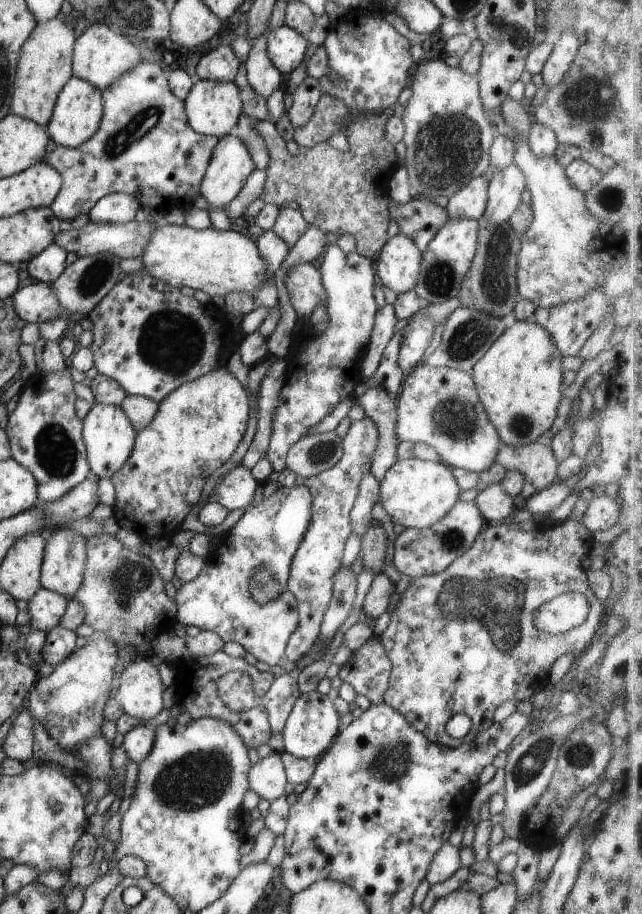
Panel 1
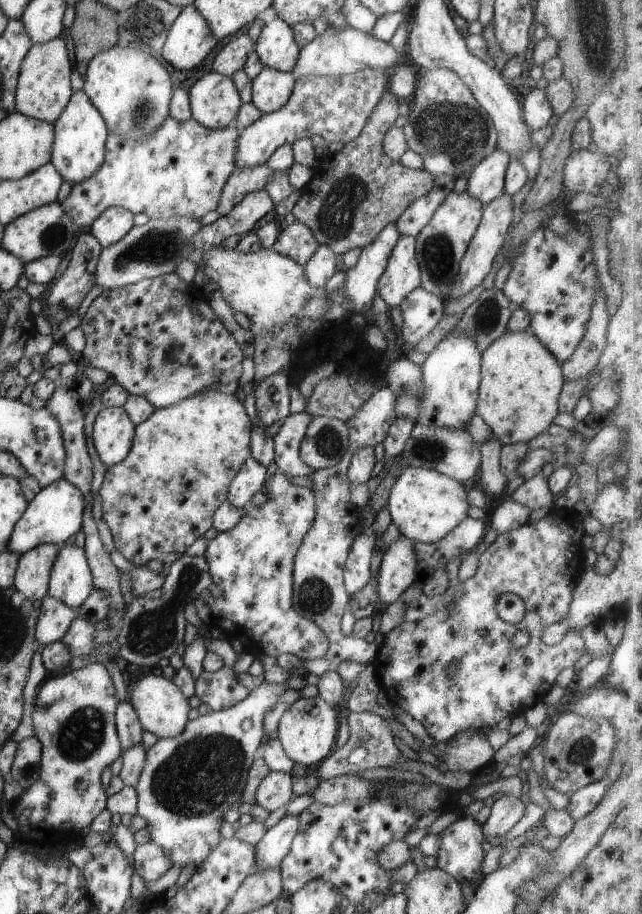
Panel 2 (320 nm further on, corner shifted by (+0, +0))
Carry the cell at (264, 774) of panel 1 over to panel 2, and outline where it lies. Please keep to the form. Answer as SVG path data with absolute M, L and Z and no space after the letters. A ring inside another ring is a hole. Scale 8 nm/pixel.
M269 771L259 782L255 791L254 802L267 812L283 806L292 797L291 777L283 771Z

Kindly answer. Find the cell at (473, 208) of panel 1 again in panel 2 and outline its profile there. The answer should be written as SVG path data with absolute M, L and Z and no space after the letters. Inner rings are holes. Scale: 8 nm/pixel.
M494 148L468 174L466 193L475 197L483 206L503 192L505 169L510 156L503 150Z

